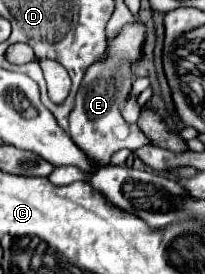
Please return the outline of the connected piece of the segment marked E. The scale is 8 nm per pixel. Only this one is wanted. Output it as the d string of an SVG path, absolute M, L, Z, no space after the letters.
M135 22L125 26L123 32L109 42L109 56L101 64L89 66L85 80L81 84L81 92L77 94L77 106L69 116L69 136L71 140L85 152L87 158L93 160L95 166L107 166L111 156L121 150L137 150L145 144L151 144L149 138L137 128L129 126L121 116L121 104L125 104L131 84L135 80L135 64L141 58L141 46L145 38L145 26Z

